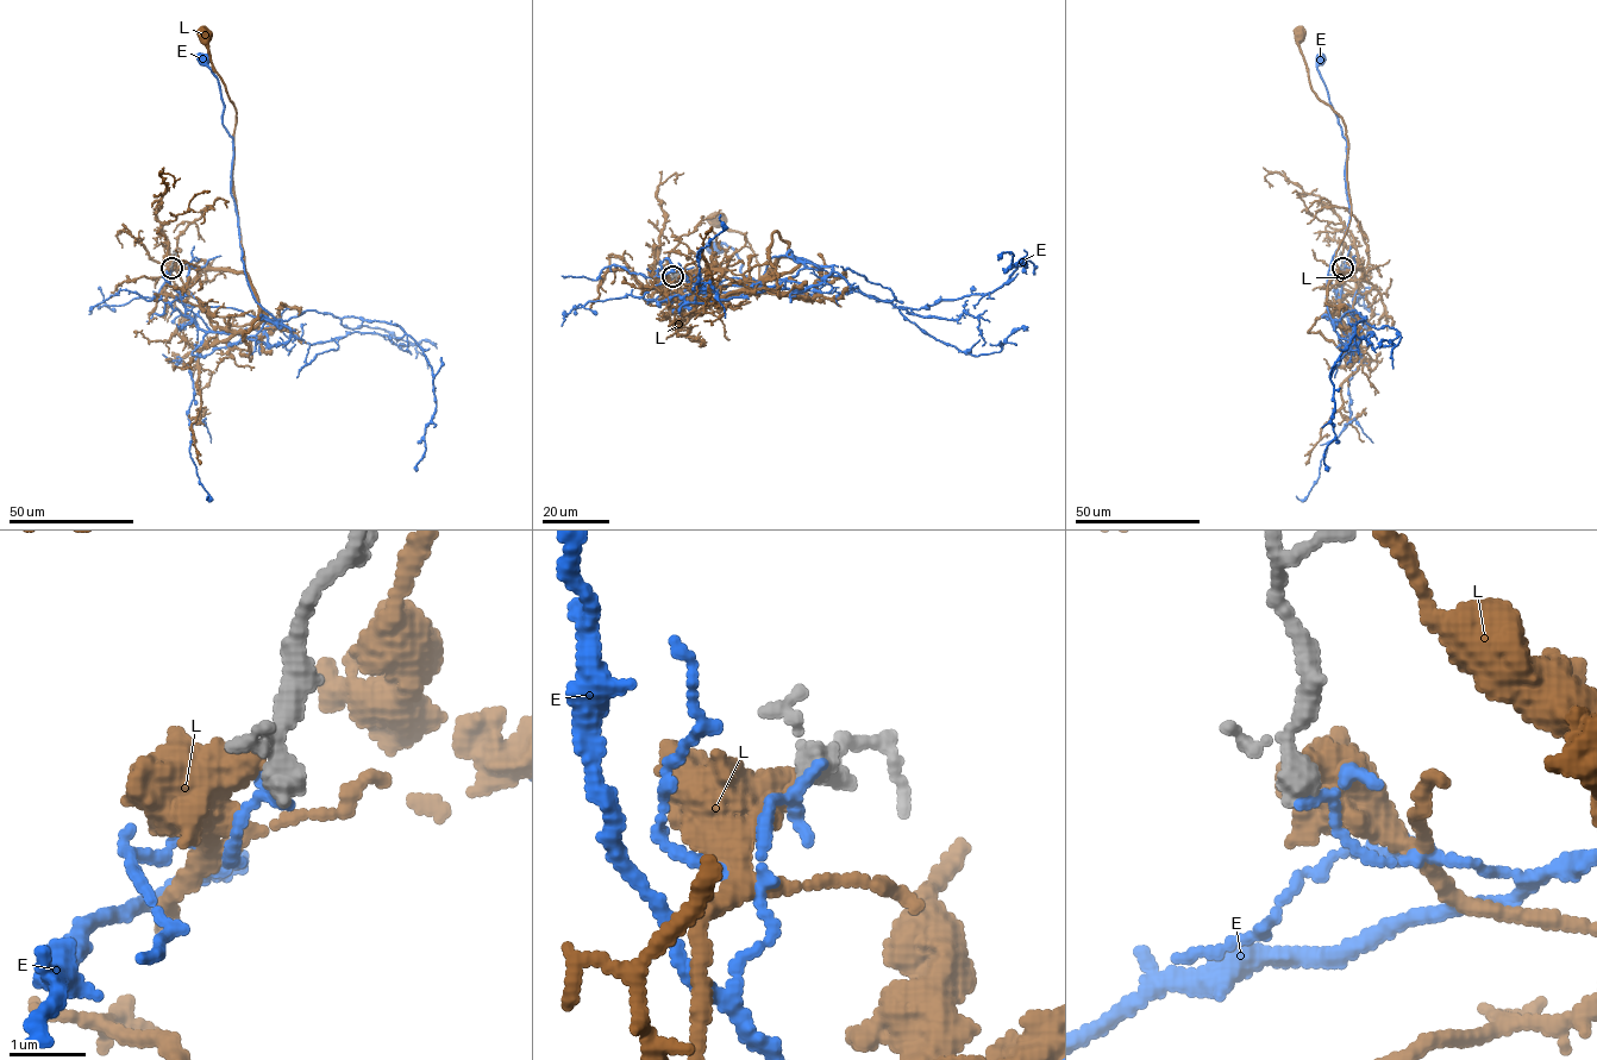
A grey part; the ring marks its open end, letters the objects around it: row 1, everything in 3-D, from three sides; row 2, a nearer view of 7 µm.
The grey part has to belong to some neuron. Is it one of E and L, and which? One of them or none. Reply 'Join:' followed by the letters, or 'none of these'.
Join: none of these

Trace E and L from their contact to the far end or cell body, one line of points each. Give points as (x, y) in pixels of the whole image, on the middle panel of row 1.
E: (672, 277), (656, 301), (813, 264), (774, 256), (759, 287), (733, 250), (712, 248)
L: (671, 277), (667, 292), (687, 301), (736, 296), (769, 268), (761, 288), (745, 237), (716, 219)

